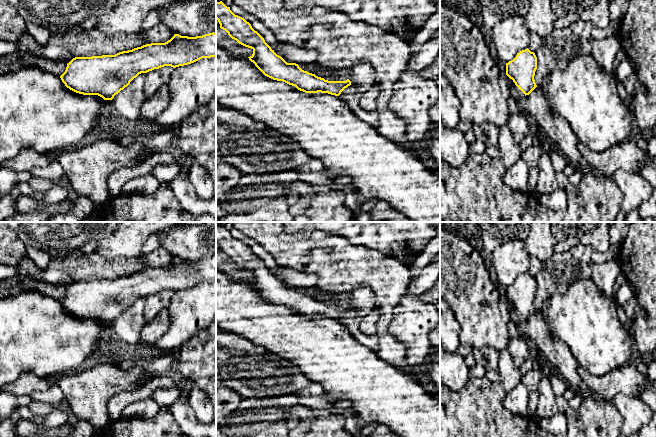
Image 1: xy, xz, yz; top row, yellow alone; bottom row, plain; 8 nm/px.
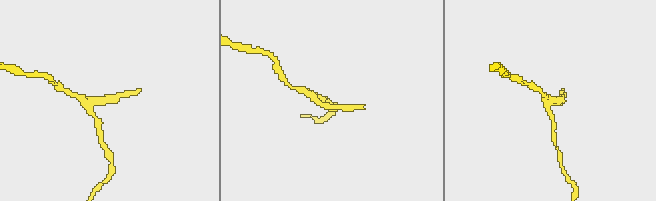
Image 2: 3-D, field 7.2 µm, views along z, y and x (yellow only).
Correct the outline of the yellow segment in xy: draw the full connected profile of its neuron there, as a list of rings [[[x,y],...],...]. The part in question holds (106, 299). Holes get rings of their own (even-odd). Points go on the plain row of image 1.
[[[216,257],[196,261],[174,258],[165,267],[146,268],[115,279],[75,281],[60,302],[76,317],[112,324],[141,297],[210,281],[216,281]]]

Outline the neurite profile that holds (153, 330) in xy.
[[[162,310],[156,317],[146,322],[140,332],[142,342],[154,343],[158,341],[169,328],[169,315],[167,310]]]

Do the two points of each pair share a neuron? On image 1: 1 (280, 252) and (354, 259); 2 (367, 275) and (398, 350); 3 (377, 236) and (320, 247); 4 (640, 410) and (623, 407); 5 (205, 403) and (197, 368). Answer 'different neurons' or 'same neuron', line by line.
1: same neuron
2: same neuron
3: different neurons
4: same neuron
5: different neurons

